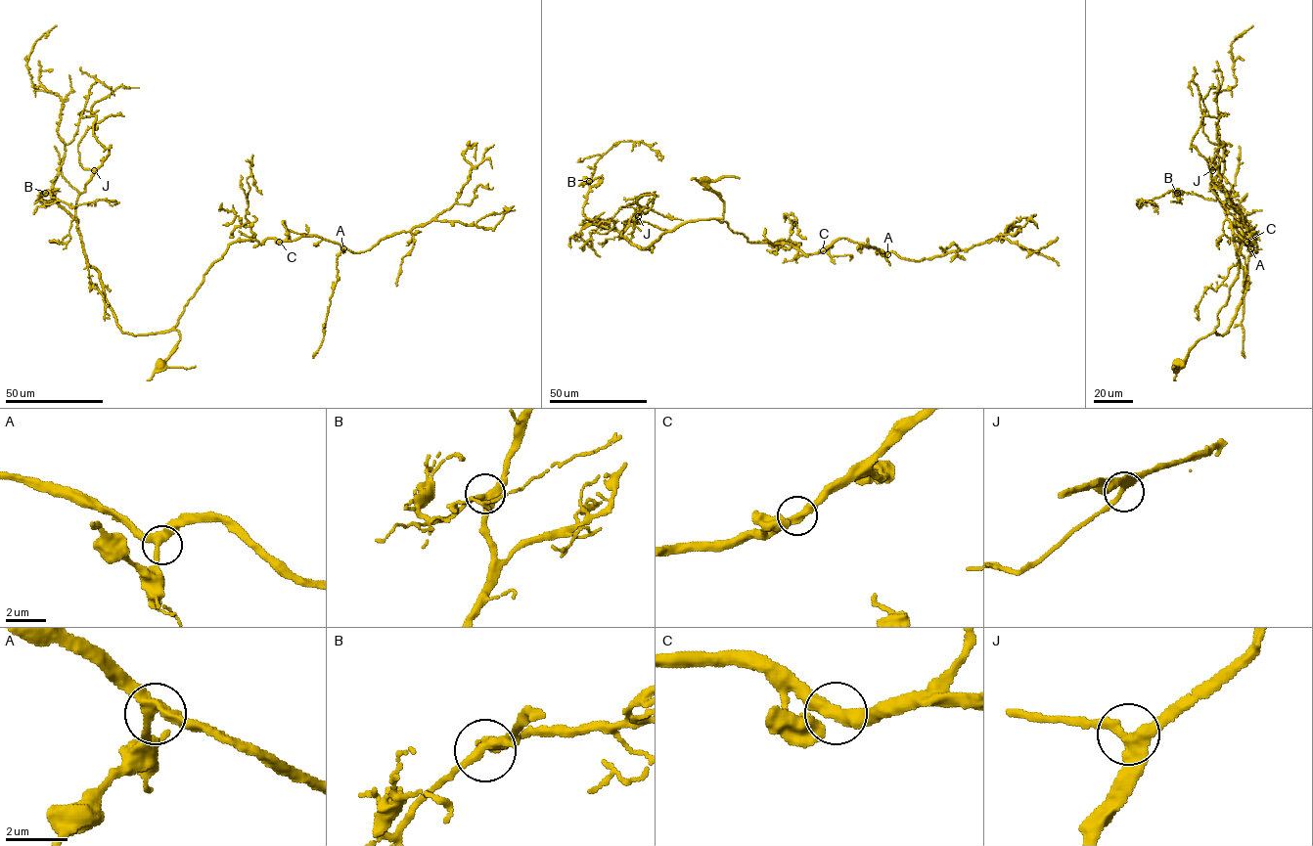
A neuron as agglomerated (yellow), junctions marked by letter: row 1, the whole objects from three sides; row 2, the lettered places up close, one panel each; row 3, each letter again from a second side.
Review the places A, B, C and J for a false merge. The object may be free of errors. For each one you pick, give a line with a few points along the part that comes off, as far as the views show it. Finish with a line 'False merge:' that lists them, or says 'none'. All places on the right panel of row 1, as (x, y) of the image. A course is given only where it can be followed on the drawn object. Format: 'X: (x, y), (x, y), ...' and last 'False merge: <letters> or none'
False merge: none

